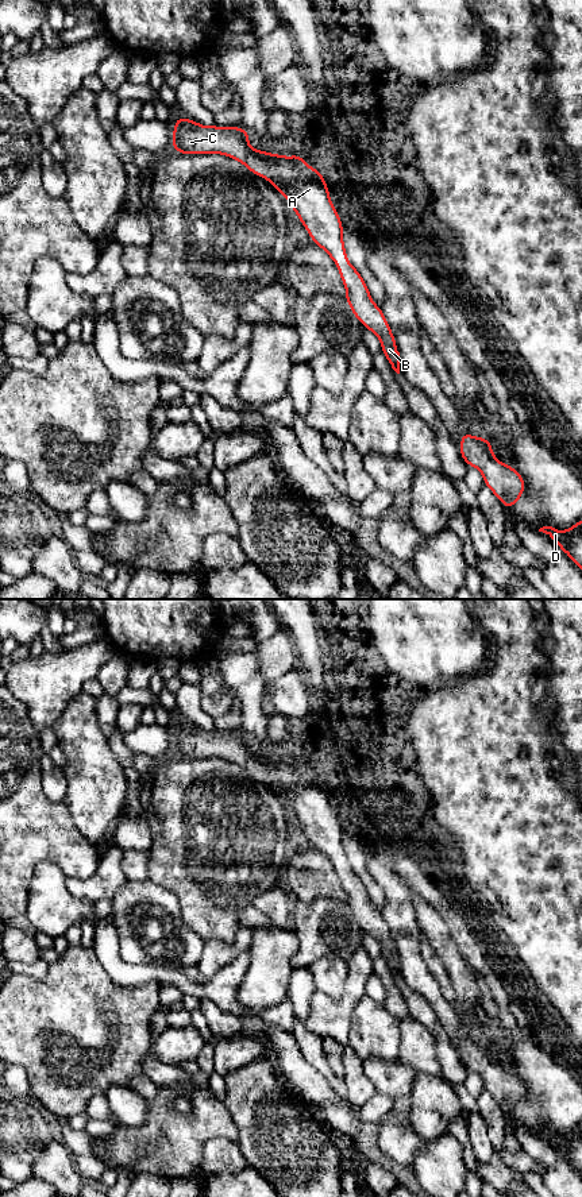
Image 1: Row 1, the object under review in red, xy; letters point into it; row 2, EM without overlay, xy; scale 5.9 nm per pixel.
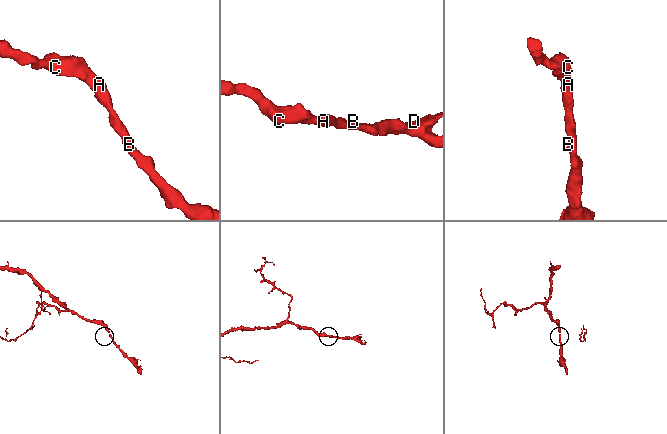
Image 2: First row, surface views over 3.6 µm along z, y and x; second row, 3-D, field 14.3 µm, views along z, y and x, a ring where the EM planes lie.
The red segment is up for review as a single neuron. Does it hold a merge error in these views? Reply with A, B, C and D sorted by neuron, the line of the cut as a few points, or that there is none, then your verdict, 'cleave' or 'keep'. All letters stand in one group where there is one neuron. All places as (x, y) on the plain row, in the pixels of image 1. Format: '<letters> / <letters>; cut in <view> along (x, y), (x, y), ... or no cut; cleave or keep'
A B C D; no cut; keep

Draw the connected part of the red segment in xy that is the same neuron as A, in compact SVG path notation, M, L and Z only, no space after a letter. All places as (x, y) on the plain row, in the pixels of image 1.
M177 721L173 731L171 754L193 758L221 758L243 768L253 779L267 784L278 796L284 799L292 814L298 819L300 827L308 835L312 847L323 853L334 868L347 897L344 904L348 907L352 919L361 926L362 931L377 939L381 946L381 955L385 958L392 973L400 978L400 957L397 955L394 939L385 923L381 911L371 904L369 892L358 874L347 865L347 857L343 847L343 829L329 803L329 795L323 777L305 768L305 764L296 758L293 761L254 754L248 749L250 738L243 731L205 731L190 723Z

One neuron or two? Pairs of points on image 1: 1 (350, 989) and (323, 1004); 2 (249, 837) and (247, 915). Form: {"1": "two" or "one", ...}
{"1": "one", "2": "two"}

